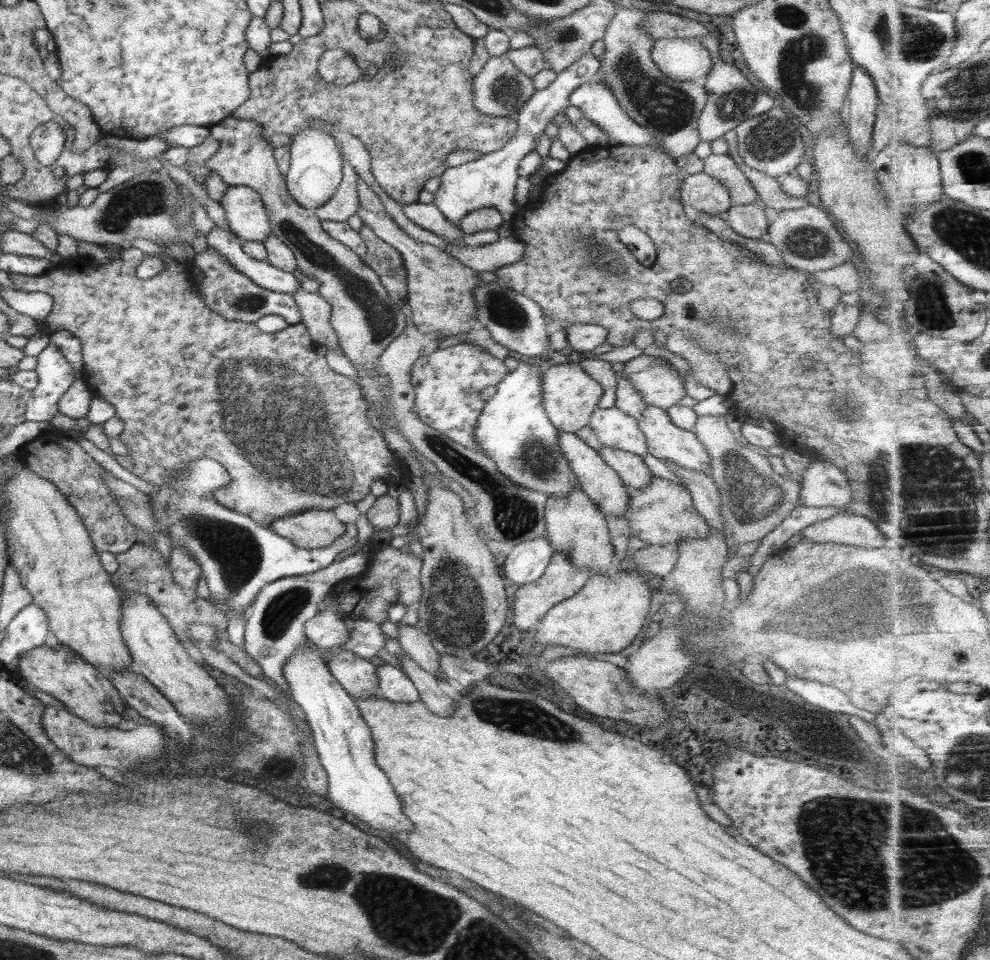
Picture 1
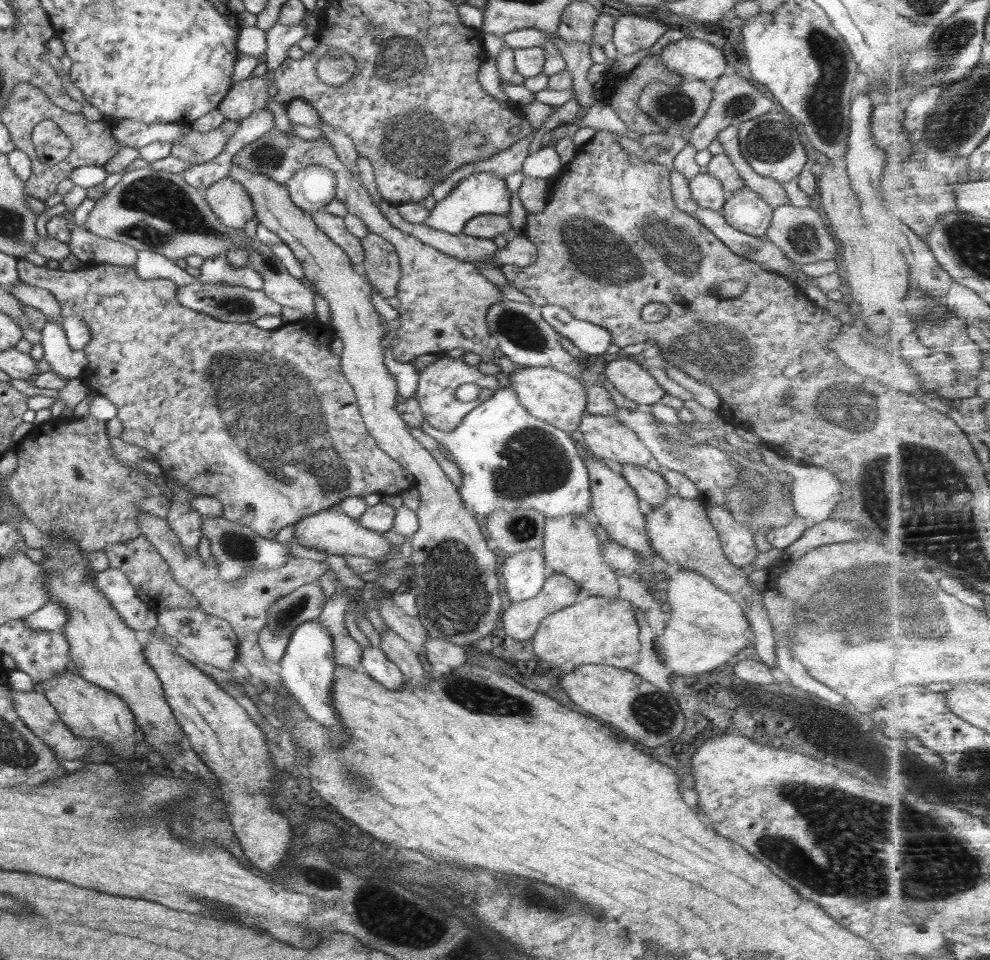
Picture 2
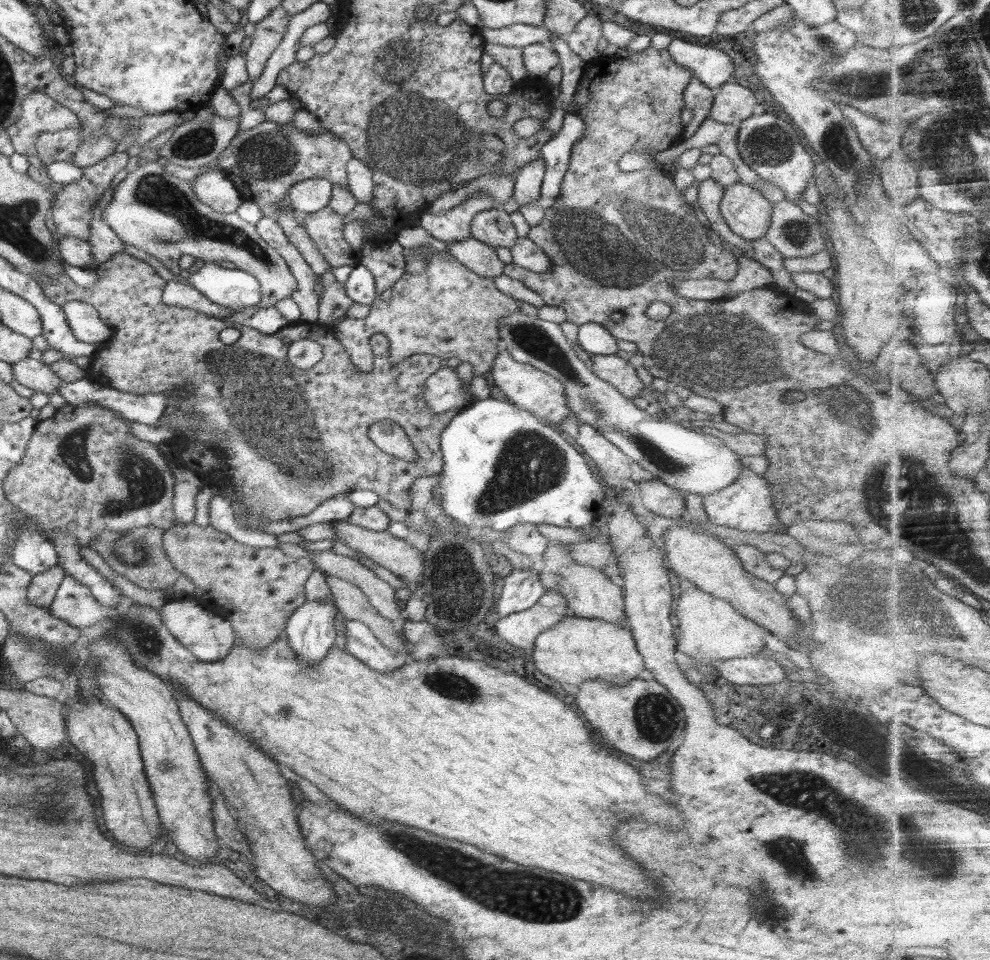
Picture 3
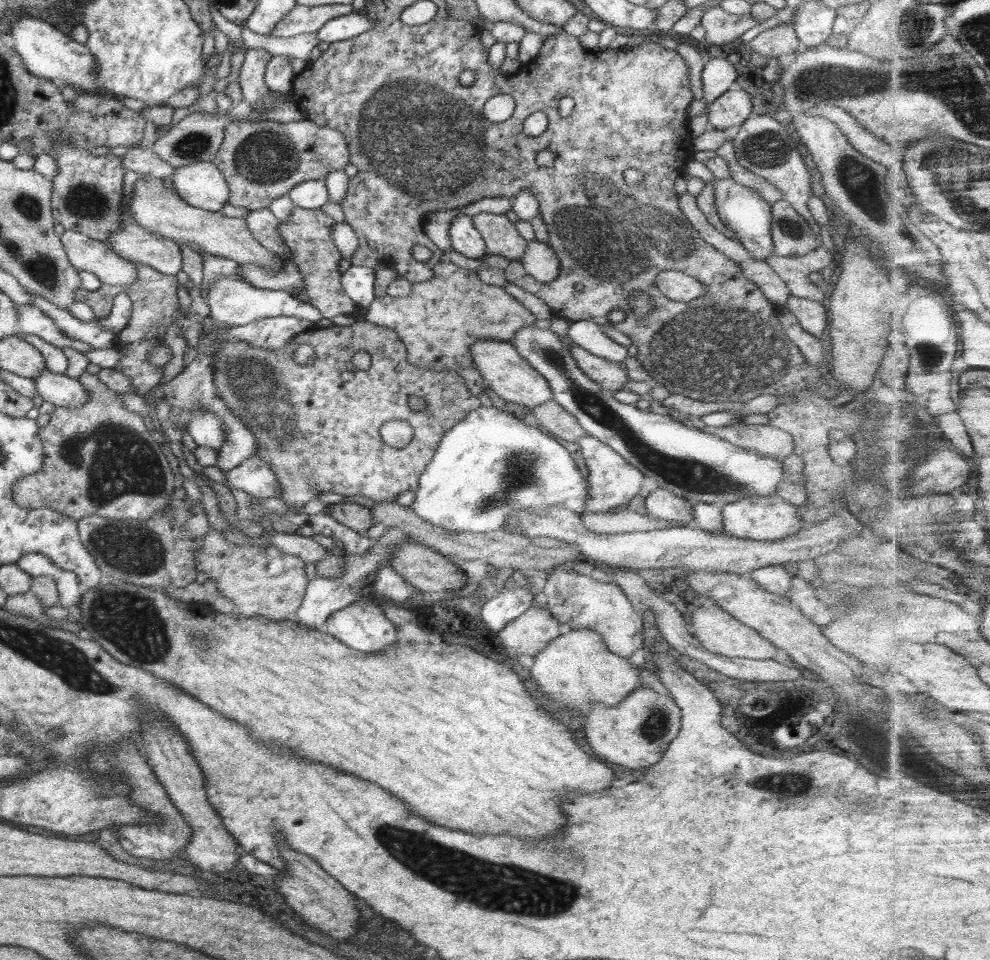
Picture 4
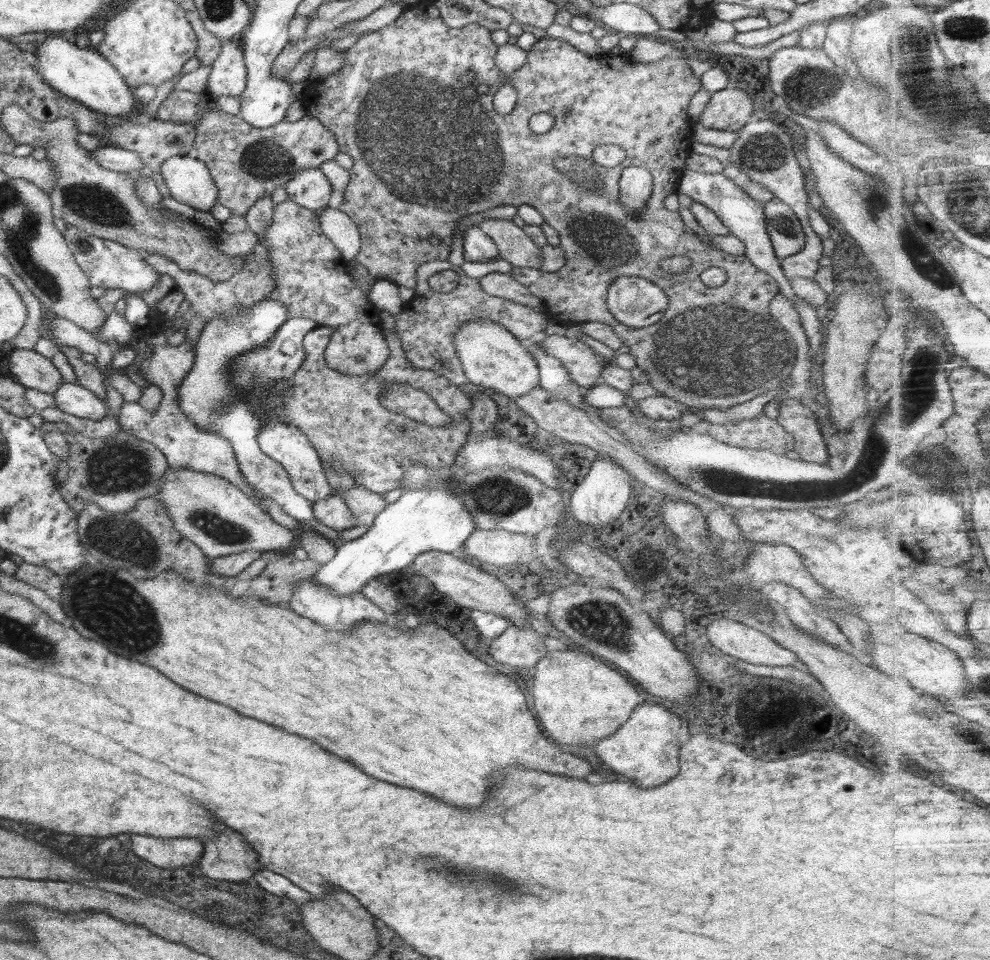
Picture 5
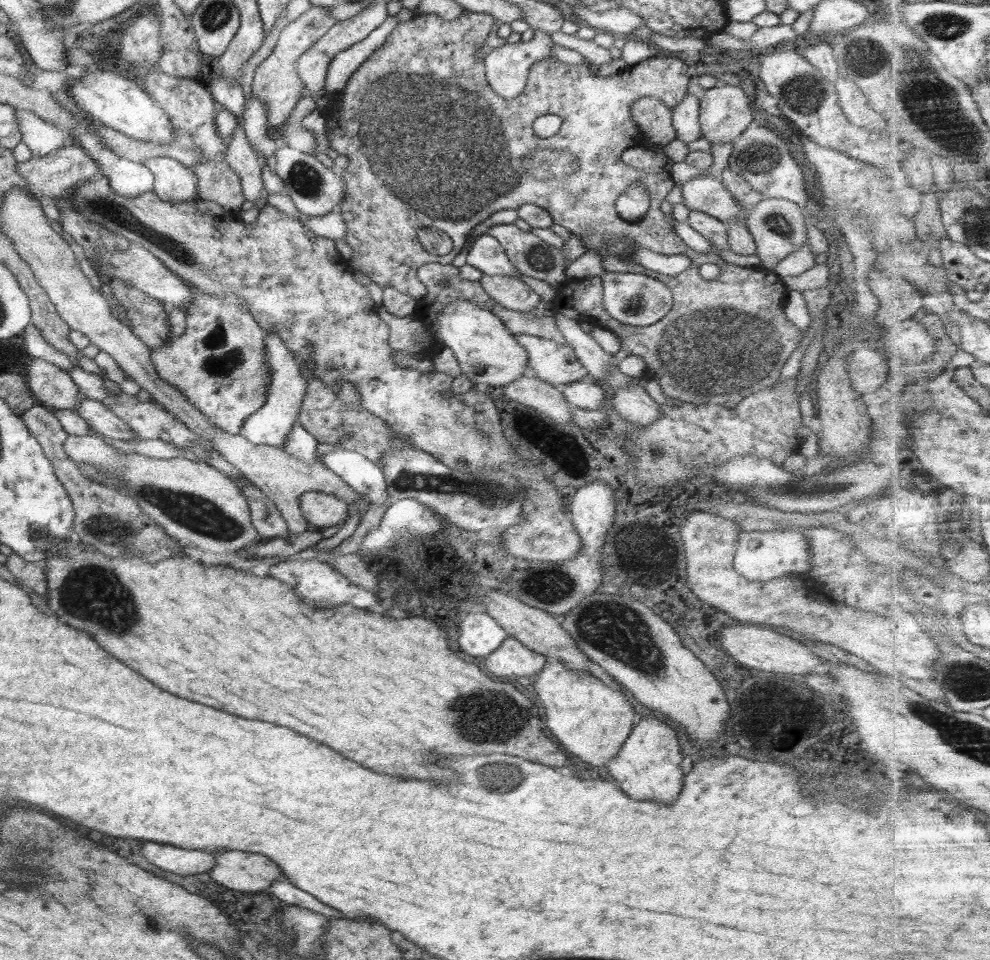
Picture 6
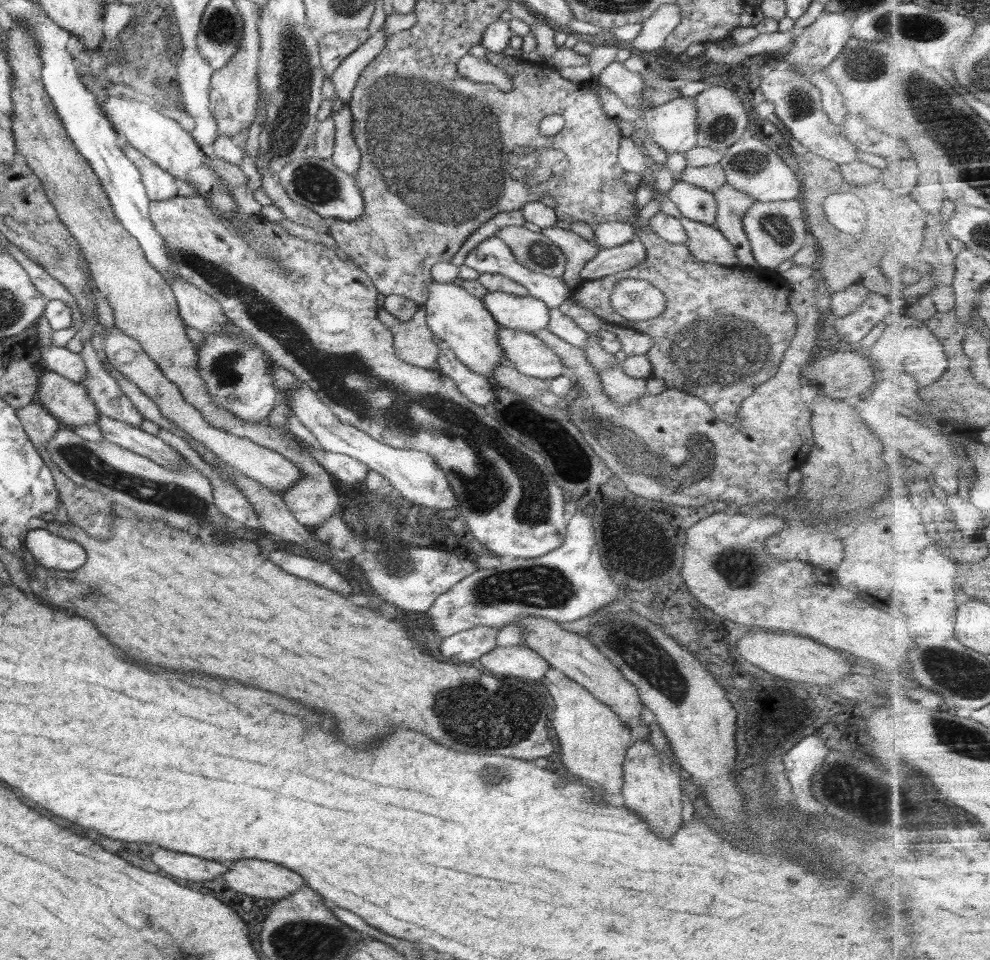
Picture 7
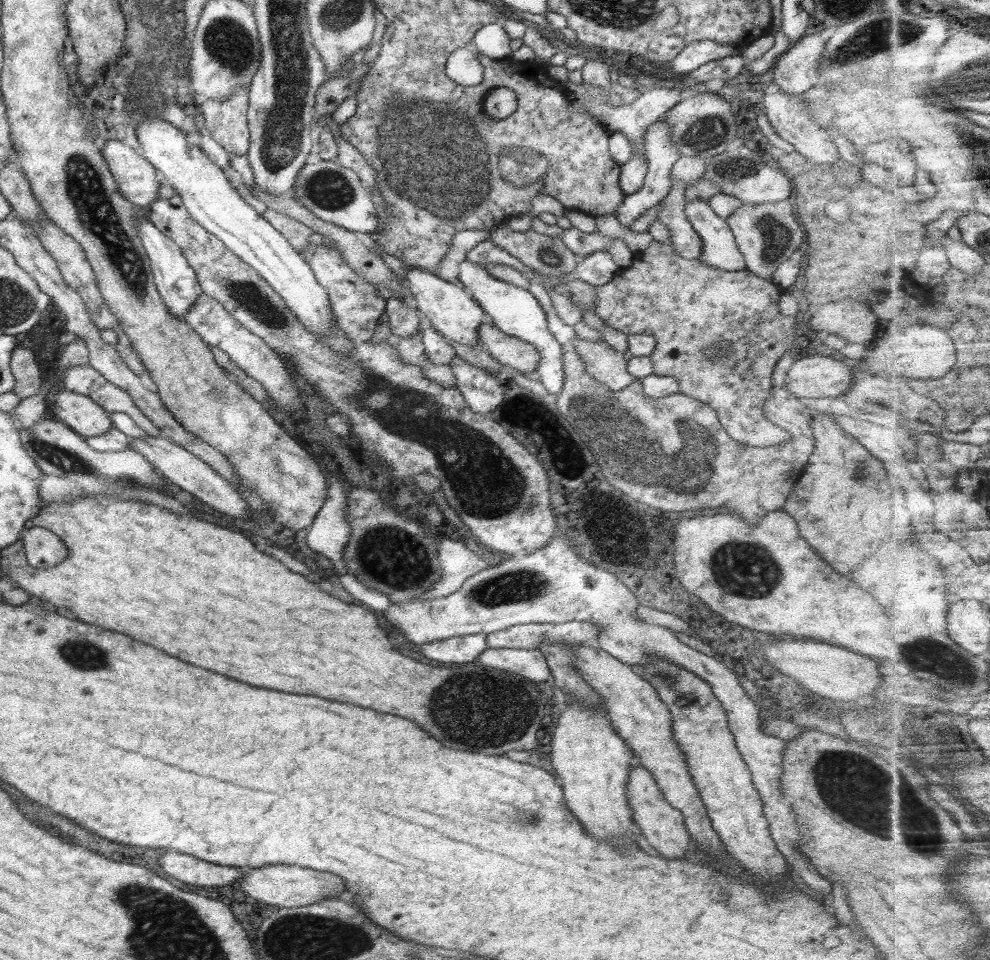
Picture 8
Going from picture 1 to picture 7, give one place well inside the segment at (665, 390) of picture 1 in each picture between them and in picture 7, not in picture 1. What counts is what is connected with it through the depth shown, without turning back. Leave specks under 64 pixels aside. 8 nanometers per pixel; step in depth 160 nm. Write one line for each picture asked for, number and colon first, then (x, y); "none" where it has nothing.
2: (630, 378)
3: (618, 372)
4: (611, 375)
5: (583, 365)
6: (555, 363)
7: (528, 353)

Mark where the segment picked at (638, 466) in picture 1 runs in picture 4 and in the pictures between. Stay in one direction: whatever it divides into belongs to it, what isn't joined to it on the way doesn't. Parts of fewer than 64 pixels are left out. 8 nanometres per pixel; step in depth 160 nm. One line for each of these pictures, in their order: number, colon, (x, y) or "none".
2: (651, 487)
3: (663, 500)
4: (661, 503)

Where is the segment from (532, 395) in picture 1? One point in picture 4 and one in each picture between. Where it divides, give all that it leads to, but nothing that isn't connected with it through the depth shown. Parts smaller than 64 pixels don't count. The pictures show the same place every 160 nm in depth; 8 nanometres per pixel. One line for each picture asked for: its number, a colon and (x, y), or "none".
2: (506, 458)
3: (502, 466)
4: (488, 466)

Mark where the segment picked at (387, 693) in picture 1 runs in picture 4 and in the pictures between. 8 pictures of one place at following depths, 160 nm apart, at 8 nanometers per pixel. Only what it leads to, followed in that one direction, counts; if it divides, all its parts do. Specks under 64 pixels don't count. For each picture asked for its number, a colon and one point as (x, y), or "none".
2: (379, 667)
3: (360, 642)
4: (363, 626)

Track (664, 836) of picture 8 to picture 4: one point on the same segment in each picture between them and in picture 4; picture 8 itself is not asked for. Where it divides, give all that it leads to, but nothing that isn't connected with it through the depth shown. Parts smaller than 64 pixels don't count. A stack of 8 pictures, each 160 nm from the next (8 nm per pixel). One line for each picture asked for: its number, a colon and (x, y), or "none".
4: (634, 733)
5: (645, 749)
6: (647, 767)
7: (651, 789)

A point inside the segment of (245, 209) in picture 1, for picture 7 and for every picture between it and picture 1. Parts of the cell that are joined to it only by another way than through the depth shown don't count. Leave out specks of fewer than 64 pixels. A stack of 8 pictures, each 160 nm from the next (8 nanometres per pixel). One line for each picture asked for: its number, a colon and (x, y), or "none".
2: (226, 198)
3: (212, 187)
4: (200, 184)
5: (187, 179)
6: (172, 182)
7: (160, 185)

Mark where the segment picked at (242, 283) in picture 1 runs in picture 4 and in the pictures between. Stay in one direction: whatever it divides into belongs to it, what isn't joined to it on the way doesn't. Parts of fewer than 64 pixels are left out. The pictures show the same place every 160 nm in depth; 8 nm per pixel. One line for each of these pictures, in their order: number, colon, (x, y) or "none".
2: (224, 302)
3: (175, 293)
4: (130, 241)

